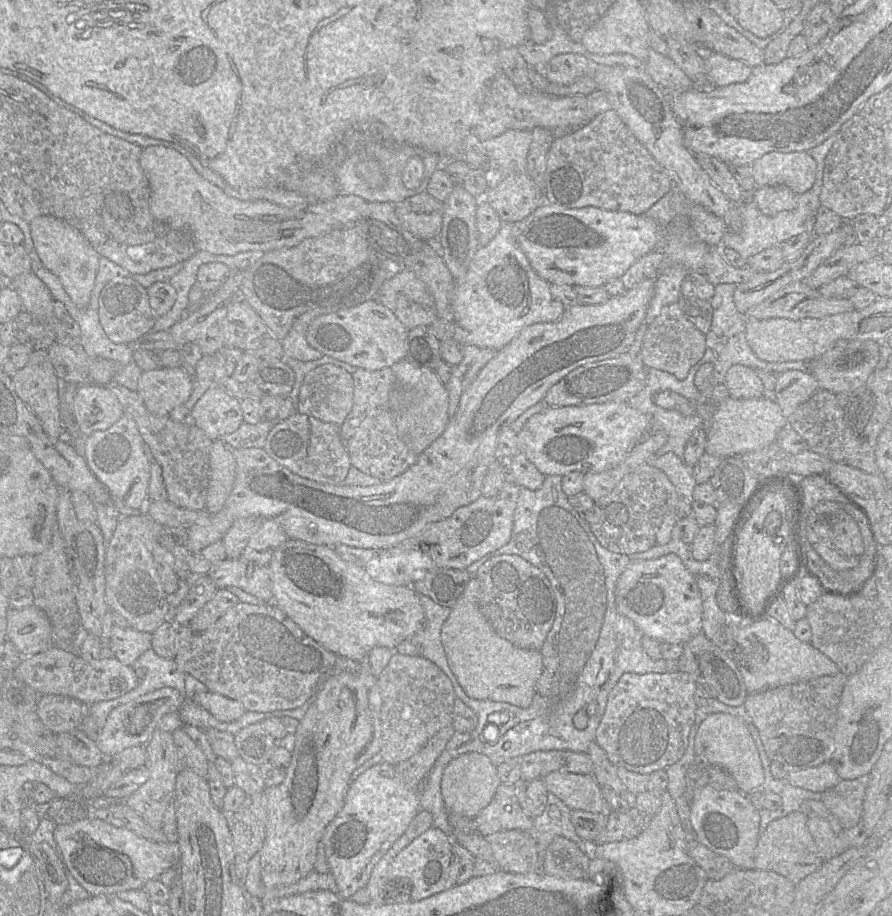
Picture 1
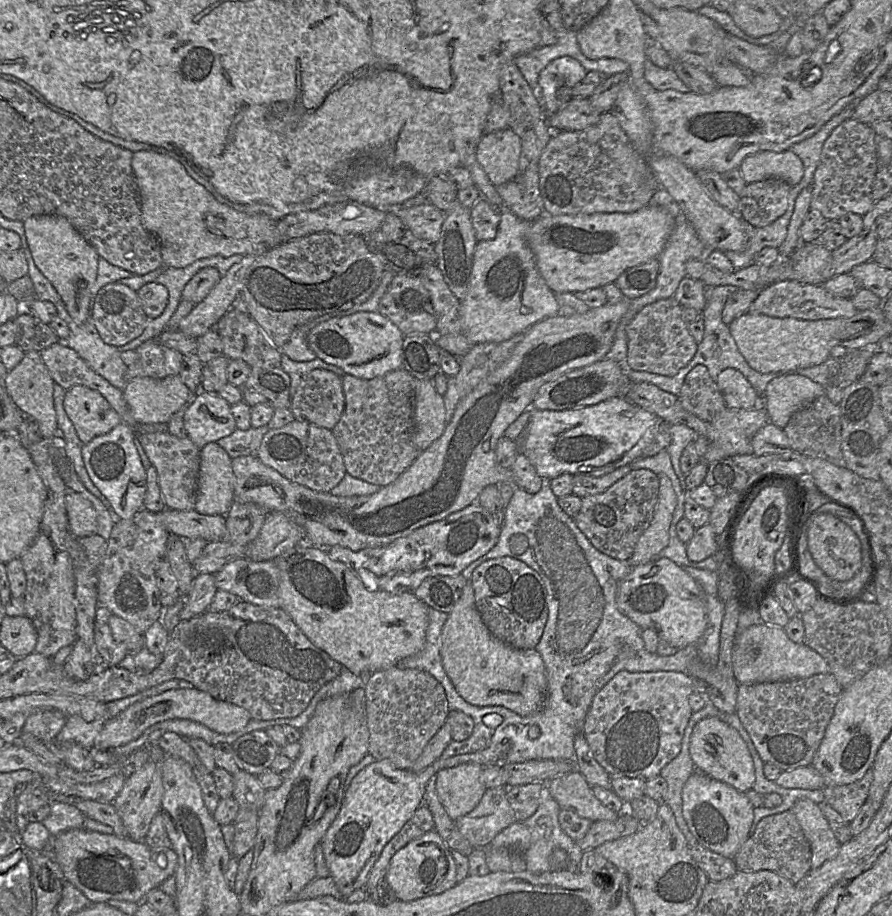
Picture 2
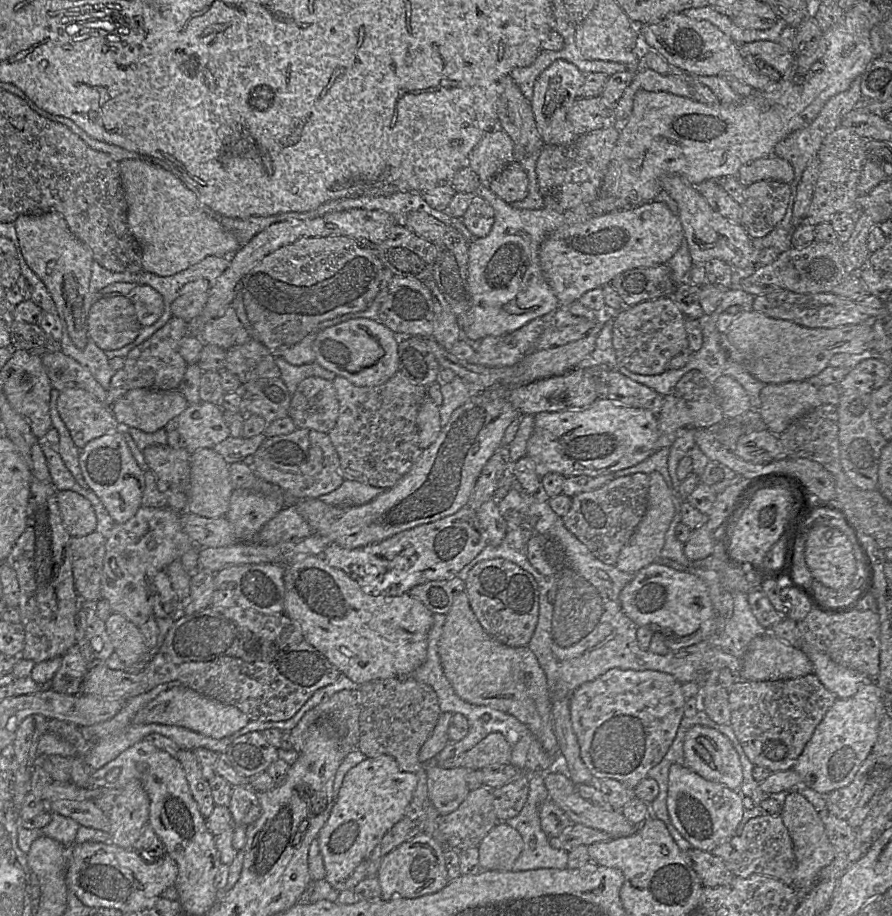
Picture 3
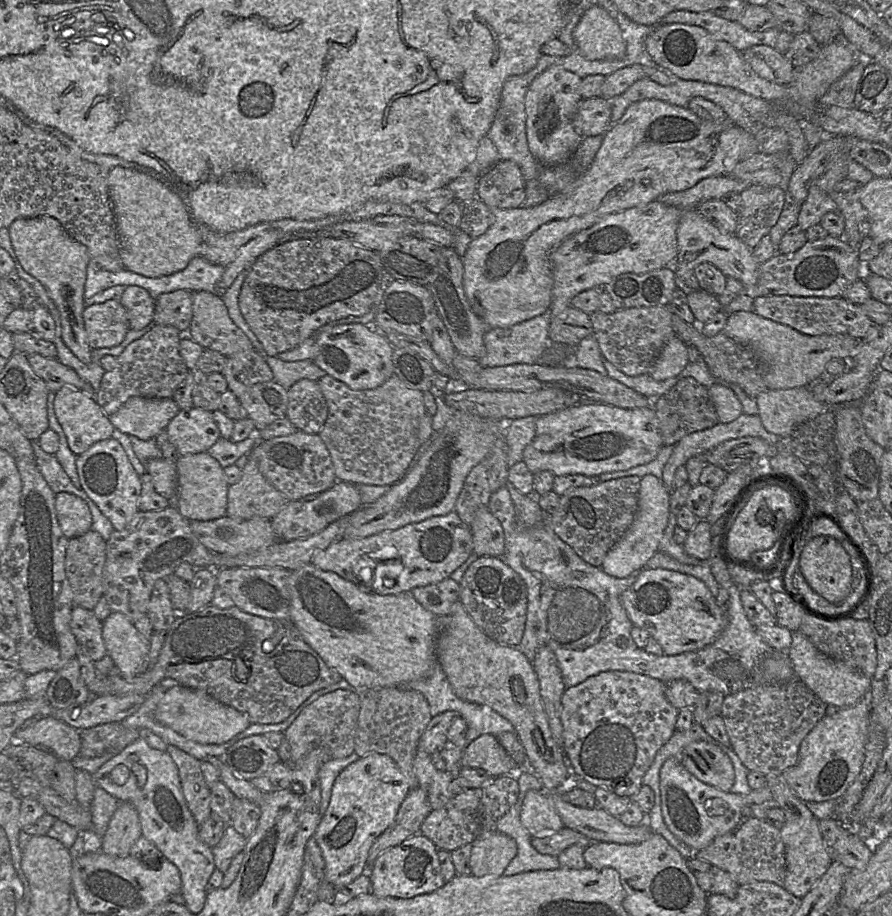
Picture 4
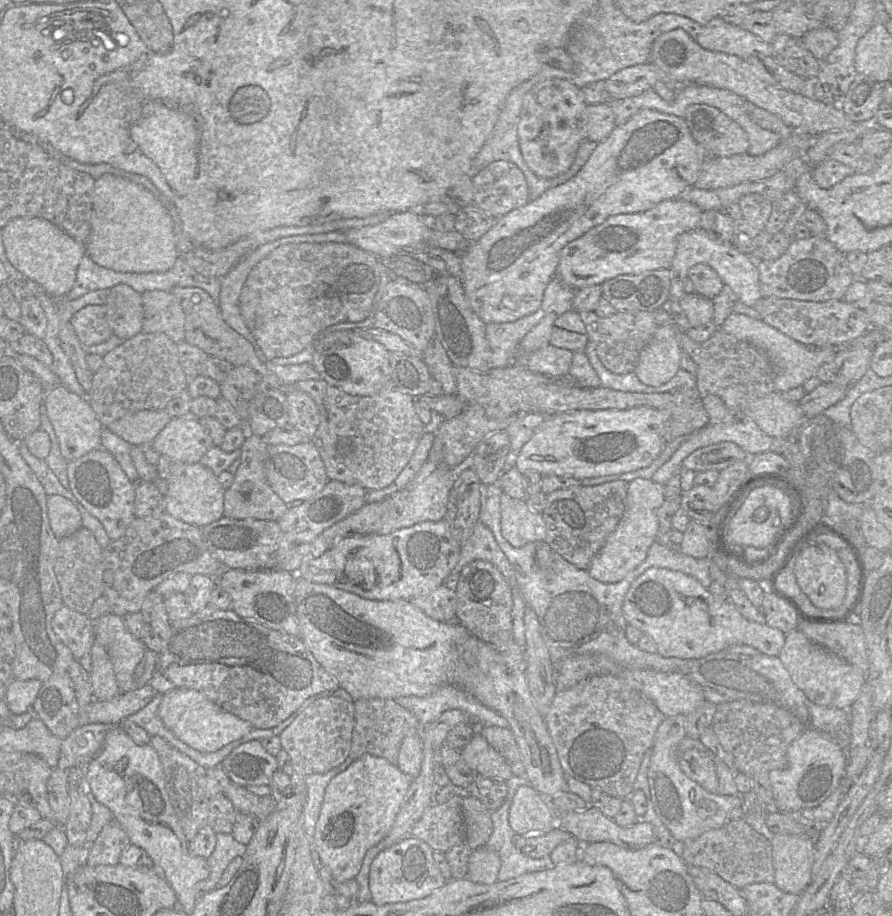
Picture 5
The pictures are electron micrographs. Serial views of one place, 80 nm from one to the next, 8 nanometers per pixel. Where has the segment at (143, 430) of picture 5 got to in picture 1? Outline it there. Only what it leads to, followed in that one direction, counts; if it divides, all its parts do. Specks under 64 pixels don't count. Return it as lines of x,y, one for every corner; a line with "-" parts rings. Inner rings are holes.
178,366
143,372
136,391
150,413
167,416
174,408
186,404
192,389
193,377

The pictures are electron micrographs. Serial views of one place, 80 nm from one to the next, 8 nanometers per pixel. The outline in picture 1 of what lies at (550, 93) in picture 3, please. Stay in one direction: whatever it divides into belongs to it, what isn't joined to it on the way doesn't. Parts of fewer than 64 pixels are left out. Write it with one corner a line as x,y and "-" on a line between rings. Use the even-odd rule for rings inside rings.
560,54
553,57
546,65
544,76
552,83
566,85
579,77
588,75
597,66
585,55

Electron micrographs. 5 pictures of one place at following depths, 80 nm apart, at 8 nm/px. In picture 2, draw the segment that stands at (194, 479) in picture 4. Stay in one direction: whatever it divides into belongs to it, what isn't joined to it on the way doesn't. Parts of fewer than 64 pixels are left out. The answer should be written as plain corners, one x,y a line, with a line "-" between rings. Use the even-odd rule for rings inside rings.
209,443
200,450
195,511
203,515
225,516
234,502
232,459
218,444

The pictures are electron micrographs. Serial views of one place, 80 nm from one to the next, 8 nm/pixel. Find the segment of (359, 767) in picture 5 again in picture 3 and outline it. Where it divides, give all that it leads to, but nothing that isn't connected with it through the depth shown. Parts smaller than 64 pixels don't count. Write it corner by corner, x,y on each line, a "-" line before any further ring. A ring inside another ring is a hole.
390,755
369,758
344,776
335,803
317,841
323,857
325,880
338,890
352,890
367,876
371,854
386,832
404,815
413,800
417,776
400,769

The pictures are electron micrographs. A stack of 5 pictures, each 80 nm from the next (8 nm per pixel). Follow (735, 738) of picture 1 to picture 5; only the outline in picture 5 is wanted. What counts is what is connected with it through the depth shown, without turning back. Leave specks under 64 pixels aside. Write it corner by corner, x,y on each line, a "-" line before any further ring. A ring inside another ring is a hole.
697,749
686,750
678,759
680,769
706,791
717,794
719,785
714,756

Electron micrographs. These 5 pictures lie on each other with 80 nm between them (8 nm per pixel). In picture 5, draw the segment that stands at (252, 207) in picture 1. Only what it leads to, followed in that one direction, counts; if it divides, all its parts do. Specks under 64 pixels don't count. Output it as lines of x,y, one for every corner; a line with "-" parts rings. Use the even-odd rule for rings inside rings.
123,170
105,173
95,180
91,229
85,243
85,254
96,264
117,272
150,273
171,269
177,258
180,214
174,202
166,199
161,191
146,177

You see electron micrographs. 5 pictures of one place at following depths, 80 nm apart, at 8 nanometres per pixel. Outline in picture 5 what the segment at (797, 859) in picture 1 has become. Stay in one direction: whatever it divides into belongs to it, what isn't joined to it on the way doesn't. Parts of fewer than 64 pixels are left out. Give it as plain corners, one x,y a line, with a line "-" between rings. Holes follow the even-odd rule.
729,820
720,828
711,829
684,842
683,860
706,868
738,889
751,883
774,883
774,866
770,839
756,832
747,821

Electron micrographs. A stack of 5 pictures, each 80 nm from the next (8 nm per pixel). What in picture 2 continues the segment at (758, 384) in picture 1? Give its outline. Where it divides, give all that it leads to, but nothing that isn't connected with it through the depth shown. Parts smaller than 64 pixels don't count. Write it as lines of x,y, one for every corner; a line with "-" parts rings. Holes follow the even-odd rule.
735,368
722,371
717,385
723,393
725,405
730,409
753,409
758,407
758,395
747,378

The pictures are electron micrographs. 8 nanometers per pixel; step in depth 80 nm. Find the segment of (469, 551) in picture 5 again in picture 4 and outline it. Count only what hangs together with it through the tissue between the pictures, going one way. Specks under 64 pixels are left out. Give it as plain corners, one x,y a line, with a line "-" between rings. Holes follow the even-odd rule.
482,506
477,510
469,527
475,555
479,558
484,556
502,557
504,554
504,531
487,506

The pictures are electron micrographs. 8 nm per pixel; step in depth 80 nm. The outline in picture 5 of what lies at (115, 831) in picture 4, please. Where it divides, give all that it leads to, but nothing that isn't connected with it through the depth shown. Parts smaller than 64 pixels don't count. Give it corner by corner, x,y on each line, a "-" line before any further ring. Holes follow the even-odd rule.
113,818
90,845
88,866
115,865
122,851
130,844
122,826

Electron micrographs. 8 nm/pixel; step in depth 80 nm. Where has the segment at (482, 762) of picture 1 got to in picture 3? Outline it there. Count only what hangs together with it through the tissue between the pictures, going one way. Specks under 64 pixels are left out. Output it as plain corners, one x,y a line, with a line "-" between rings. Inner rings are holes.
427,763
425,771
430,802
440,815
455,811
470,792
467,775
472,770
464,767
442,768

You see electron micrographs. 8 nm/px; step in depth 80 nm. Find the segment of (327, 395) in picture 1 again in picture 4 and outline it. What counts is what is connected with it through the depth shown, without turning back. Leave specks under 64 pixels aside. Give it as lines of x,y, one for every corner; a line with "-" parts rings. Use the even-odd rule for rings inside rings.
302,379
287,391
286,417
298,430
319,434
327,420
328,407
317,381

